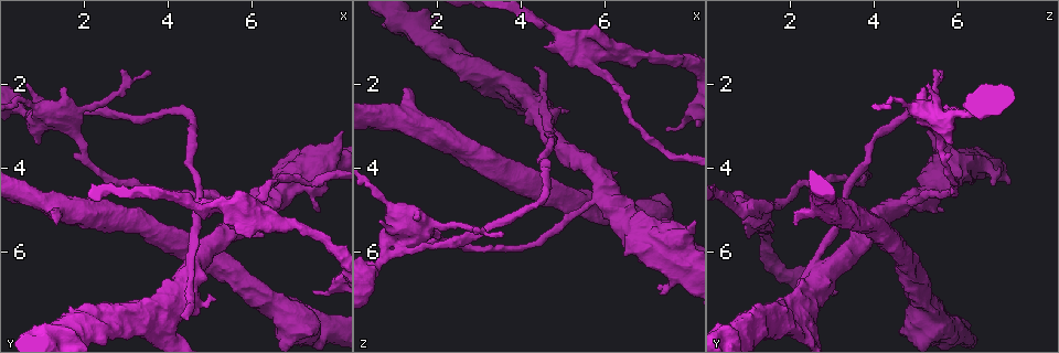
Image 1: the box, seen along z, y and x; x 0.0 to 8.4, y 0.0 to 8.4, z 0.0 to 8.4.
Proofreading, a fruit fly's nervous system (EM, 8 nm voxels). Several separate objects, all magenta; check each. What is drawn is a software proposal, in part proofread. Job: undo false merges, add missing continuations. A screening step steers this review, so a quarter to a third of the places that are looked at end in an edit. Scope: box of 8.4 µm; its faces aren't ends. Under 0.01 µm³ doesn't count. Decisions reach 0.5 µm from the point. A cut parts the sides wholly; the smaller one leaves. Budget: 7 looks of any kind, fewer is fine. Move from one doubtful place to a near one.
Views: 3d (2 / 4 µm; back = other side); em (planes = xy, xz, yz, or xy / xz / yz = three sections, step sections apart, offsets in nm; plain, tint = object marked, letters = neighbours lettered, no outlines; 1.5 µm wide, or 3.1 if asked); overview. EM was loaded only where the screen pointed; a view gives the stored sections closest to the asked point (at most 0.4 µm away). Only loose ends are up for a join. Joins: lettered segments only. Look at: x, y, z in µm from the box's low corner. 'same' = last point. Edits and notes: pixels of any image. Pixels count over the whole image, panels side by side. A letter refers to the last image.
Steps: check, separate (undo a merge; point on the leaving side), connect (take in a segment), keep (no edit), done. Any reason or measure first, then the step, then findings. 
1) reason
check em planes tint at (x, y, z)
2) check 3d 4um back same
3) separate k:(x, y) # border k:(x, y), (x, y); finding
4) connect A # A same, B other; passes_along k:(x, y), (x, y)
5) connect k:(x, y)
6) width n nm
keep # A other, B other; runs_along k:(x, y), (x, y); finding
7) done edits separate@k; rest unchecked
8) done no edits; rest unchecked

an open end
check em yz step 8 plain at (1.35, 5.35, 2.10)

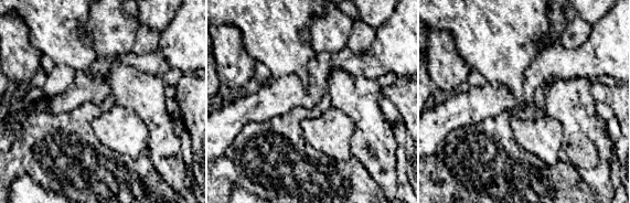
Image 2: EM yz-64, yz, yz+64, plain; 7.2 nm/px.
check em yz step 8 letters same

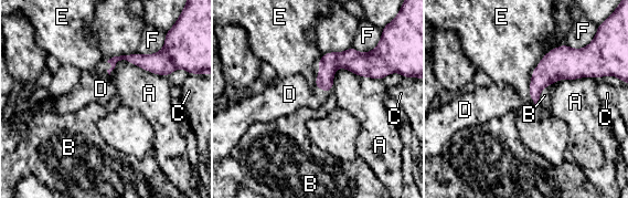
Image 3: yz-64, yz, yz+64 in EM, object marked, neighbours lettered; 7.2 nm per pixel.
connect D # A other, B other, C other, D same, E other, F other; passes_along 3:(329, 61), (321, 89), (289, 94); it goes on there

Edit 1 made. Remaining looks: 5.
check overview

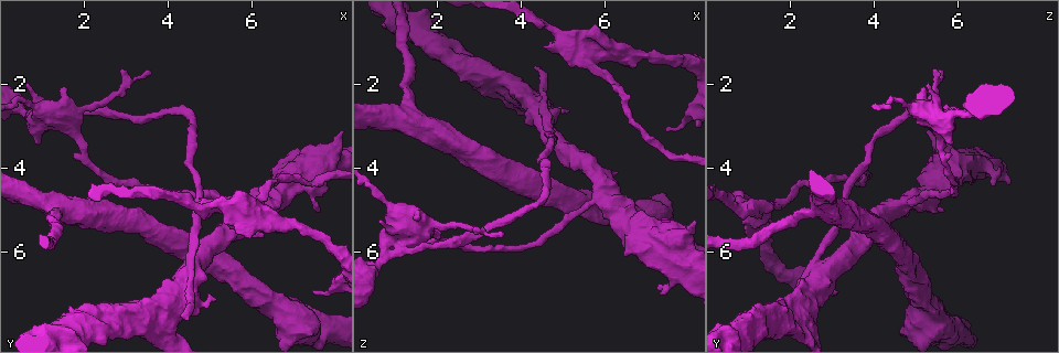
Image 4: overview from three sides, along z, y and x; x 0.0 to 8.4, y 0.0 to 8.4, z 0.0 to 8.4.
narrows sharply
check 3d 4um at (0.60, 2.75, 6.25)

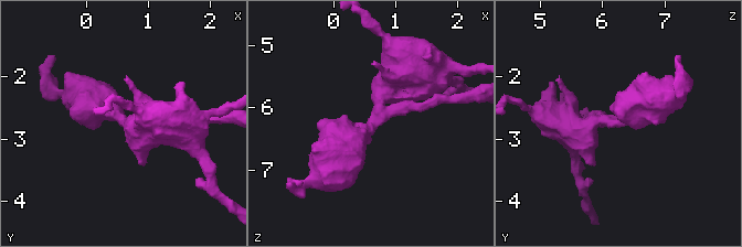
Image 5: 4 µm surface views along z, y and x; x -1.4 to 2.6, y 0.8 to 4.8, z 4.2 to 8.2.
arm_widths 500, 650 nm; now the EM
check em planes letters at (0.65, 2.70, 6.30)

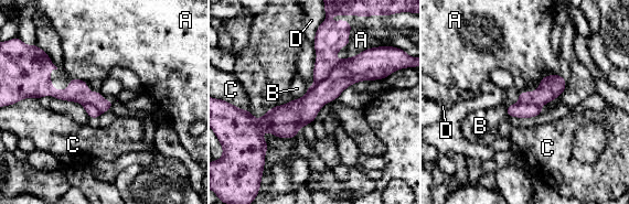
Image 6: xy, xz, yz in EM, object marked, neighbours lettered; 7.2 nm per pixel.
separate 6:(361, 67) # A other, B other, C other, D other; border 6:(341, 62), (323, 79), (316, 83); two neurons meet here

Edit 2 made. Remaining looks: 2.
done edits connect@3, separate@6; rest unchecked

